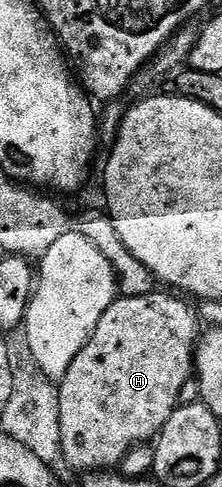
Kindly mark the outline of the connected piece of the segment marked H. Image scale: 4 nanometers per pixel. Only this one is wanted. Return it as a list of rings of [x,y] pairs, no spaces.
[[[172,291],[121,296],[104,312],[92,337],[78,351],[70,371],[58,382],[60,455],[63,464],[79,471],[112,471],[135,445],[148,443],[180,405],[182,383],[194,376],[196,342],[202,332],[197,310]]]

